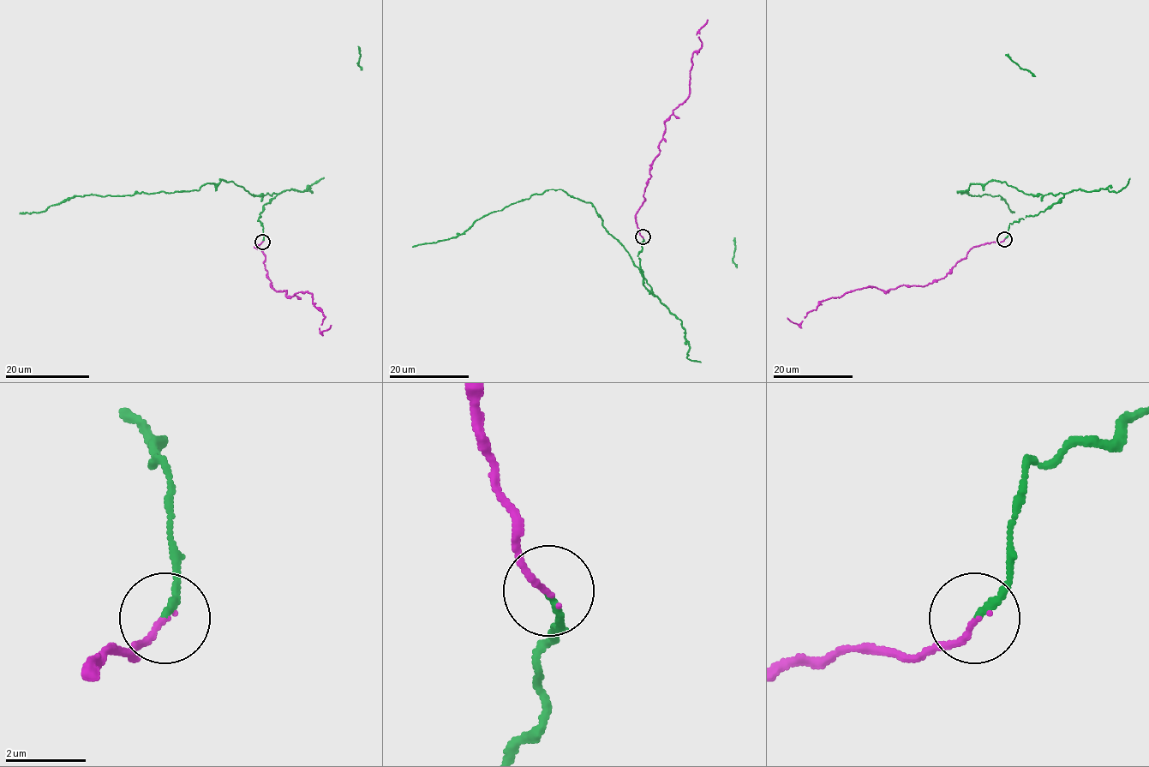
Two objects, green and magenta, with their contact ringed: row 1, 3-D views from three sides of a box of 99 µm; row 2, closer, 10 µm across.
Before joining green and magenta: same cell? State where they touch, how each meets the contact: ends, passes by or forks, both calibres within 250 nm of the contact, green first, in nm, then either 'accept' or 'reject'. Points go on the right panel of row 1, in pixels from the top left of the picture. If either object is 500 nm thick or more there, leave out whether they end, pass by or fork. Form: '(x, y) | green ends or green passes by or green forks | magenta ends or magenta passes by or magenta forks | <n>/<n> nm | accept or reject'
(1004, 239) | green ends | magenta ends | 170/140 nm | accept

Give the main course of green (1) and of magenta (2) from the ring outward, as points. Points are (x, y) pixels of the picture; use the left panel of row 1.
1: (262, 242), (258, 219), (277, 194), (254, 195), (223, 180), (198, 190), (74, 195), (39, 212), (20, 212)
2: (262, 242), (254, 247), (265, 255), (272, 288), (290, 297), (310, 293), (325, 317), (320, 332), (332, 325)

